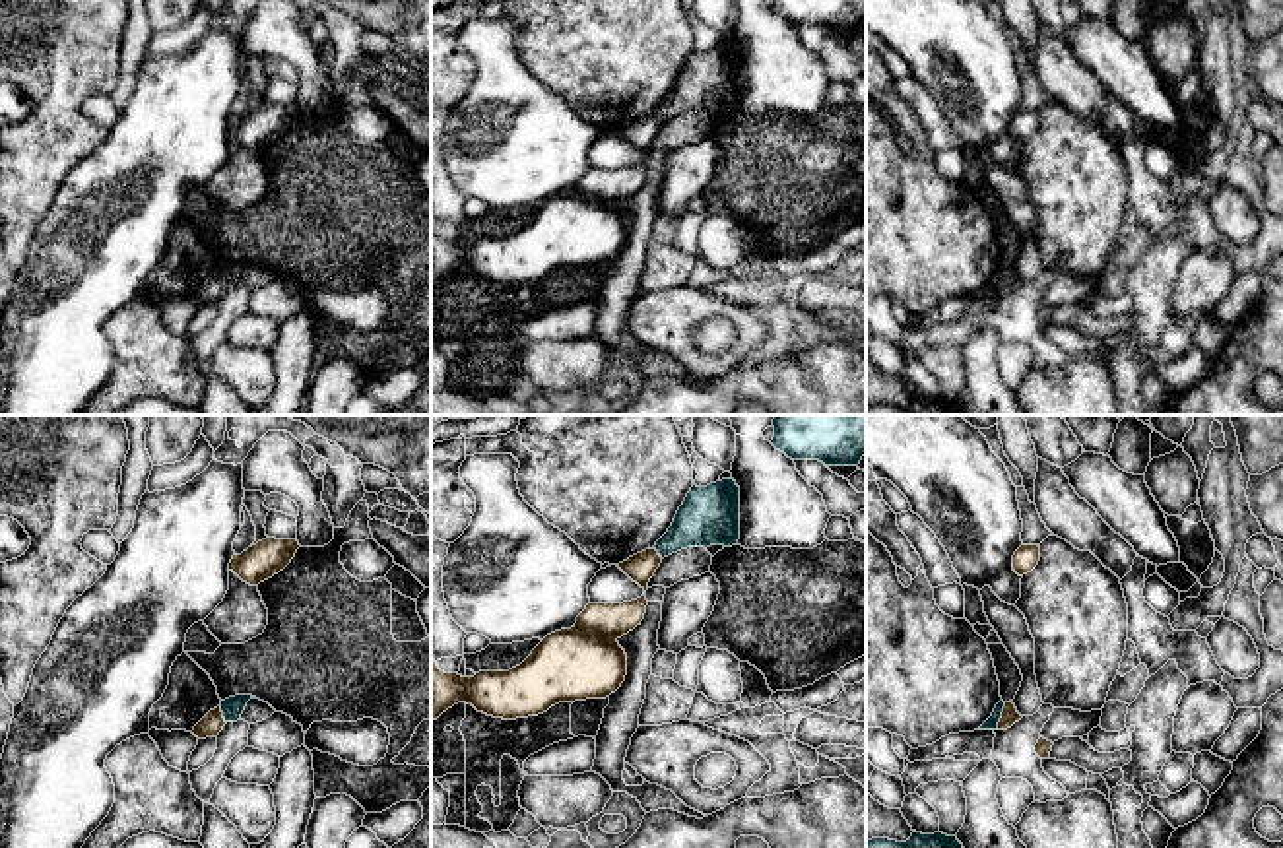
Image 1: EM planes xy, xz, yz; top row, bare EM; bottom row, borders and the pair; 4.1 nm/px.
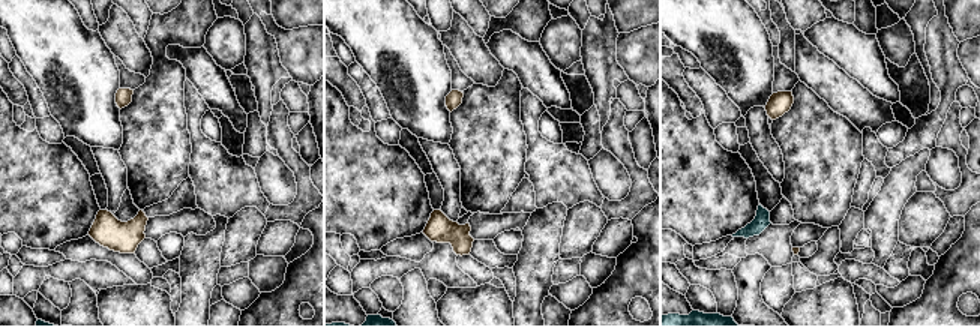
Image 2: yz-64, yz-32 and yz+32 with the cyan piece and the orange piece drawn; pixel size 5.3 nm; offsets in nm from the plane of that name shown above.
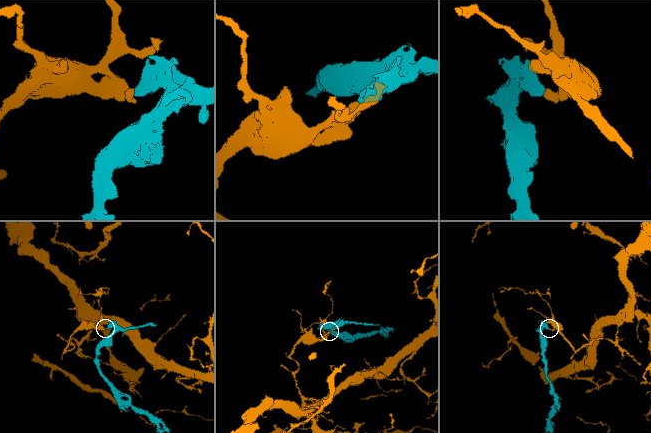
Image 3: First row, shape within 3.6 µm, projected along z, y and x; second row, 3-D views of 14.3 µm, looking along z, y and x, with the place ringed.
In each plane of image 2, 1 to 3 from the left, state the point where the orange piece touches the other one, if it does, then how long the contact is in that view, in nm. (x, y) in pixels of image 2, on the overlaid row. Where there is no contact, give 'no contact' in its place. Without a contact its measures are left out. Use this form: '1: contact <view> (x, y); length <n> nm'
1: no contact
2: no contact
3: no contact

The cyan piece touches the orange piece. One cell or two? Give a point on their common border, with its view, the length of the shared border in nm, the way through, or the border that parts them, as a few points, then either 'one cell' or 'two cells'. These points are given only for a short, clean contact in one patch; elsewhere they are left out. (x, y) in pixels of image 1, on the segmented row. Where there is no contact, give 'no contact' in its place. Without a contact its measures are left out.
yz (1000, 717) | 120 nm | along yz (1006, 703), (996, 728) | two cells

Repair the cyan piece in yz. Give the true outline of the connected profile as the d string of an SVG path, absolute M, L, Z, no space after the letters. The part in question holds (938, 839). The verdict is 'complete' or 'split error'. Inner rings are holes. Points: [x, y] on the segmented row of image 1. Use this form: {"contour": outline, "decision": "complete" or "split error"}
{"contour": "M914 831L906 842L872 838L866 840L866 848L963 848L963 844L957 836L947 836L943 832L922 834Z", "decision": "complete"}

